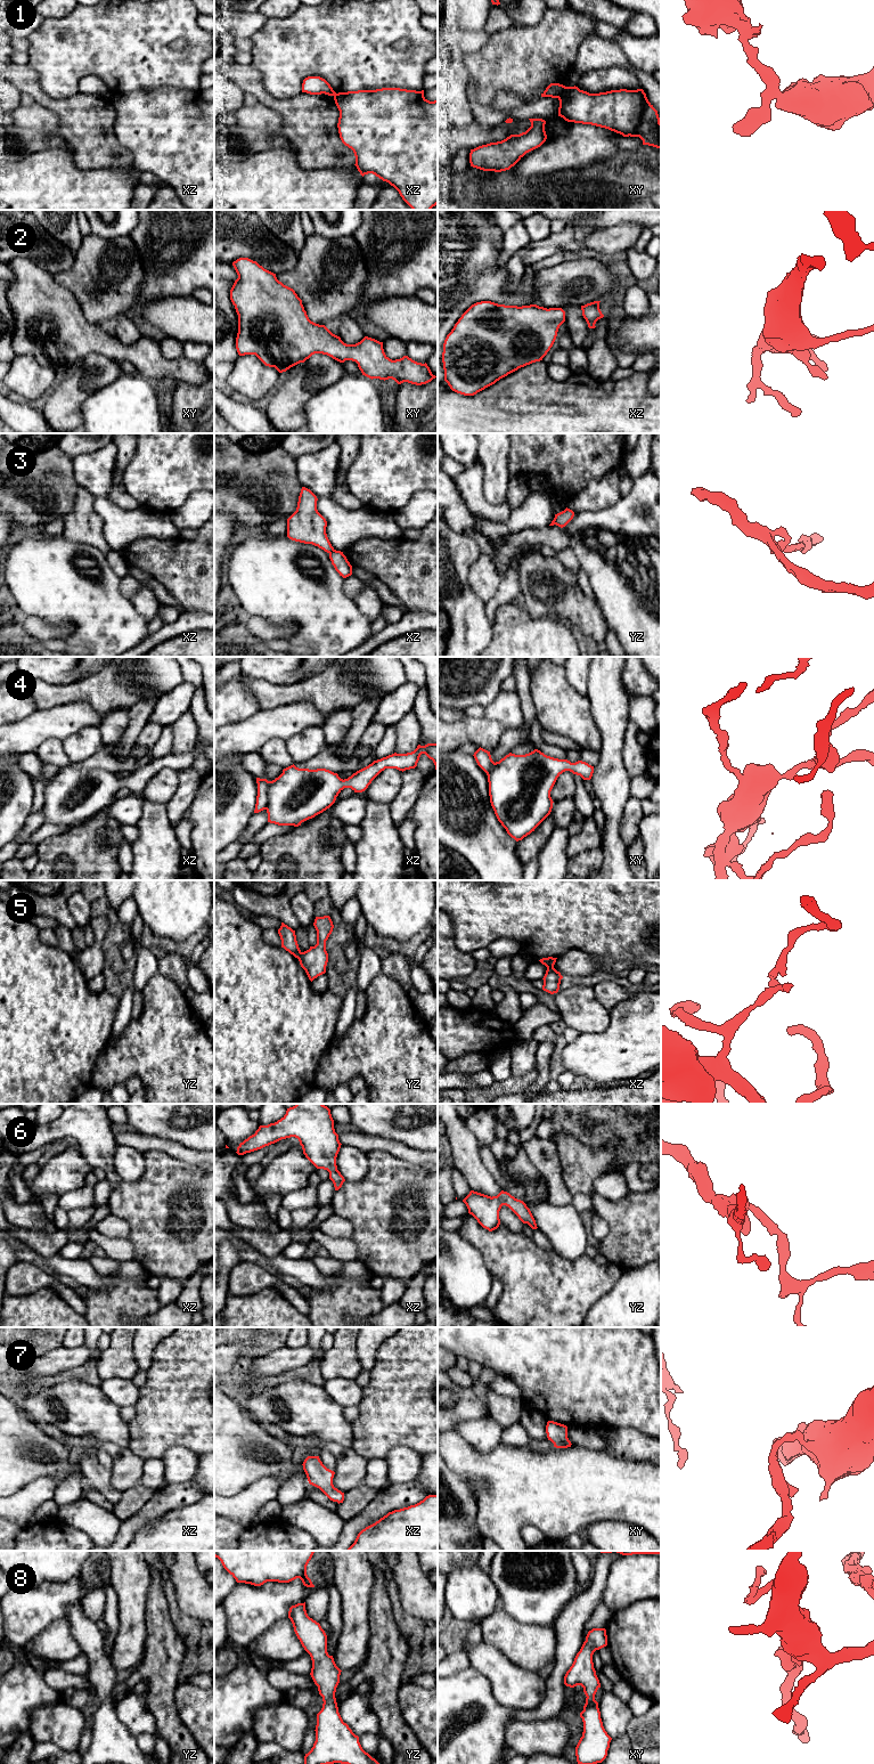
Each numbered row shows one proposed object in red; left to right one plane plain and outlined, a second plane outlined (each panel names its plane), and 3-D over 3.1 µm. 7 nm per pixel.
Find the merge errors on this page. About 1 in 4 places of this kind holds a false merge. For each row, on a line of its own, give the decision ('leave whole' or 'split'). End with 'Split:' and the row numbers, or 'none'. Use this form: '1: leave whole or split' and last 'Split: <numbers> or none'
1: split
2: leave whole
3: split
4: leave whole
5: split
6: leave whole
7: leave whole
8: leave whole
Split: 1, 3, 5

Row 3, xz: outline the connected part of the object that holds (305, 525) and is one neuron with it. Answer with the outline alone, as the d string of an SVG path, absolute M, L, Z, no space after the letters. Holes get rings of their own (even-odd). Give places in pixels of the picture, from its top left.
M302 487L296 511L287 519L287 537L330 553L334 547L326 534L327 521L317 510L317 501L310 489Z

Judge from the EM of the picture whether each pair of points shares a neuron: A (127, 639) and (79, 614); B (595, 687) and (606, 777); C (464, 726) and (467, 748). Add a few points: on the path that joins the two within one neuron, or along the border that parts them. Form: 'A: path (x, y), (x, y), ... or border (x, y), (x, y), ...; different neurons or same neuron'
A: path (115, 627), (111, 626), (98, 614), (90, 614); same neuron
B: path (611, 709), (611, 754); same neuron
C: border (480, 746), (473, 742), (465, 742), (457, 748); different neurons

